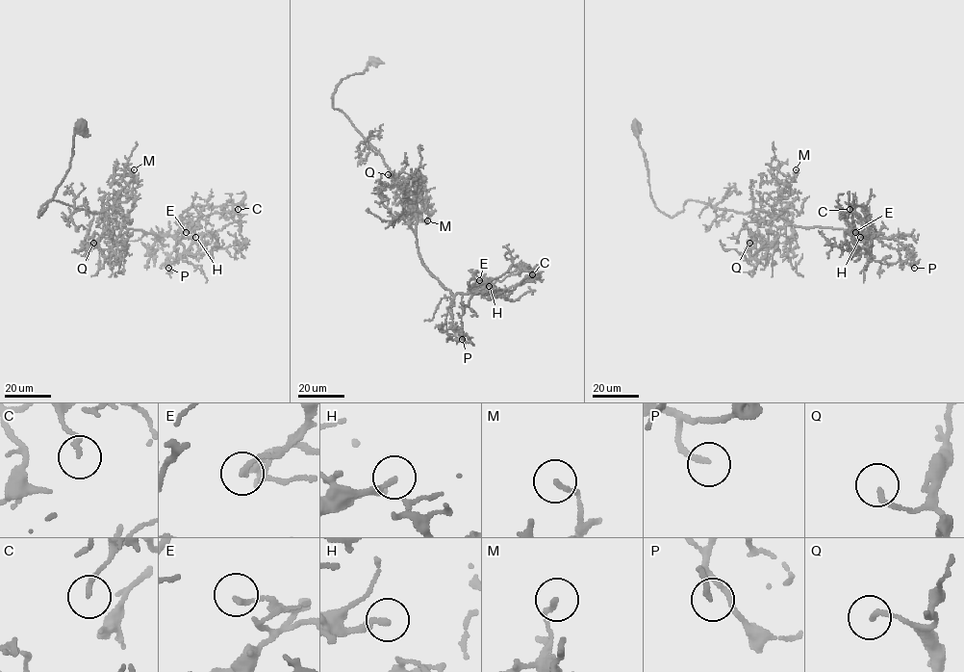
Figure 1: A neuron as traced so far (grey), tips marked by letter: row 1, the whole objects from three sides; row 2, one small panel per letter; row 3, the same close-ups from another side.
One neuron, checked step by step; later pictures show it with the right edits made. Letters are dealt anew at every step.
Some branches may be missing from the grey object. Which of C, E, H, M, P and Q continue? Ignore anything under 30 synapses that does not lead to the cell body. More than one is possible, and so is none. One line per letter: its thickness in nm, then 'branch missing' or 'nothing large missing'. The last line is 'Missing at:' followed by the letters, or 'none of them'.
C: calibre 170 nm; nothing large missing
E: calibre 170 nm; nothing large missing
H: calibre 150 nm; branch missing
M: calibre 170 nm; nothing large missing
P: calibre 180 nm; branch missing
Q: calibre 170 nm; nothing large missing
Missing at: H, P

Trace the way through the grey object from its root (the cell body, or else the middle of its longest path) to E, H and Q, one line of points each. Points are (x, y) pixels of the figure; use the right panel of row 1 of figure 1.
E: (636, 128), (650, 196), (670, 217), (687, 200), (697, 200), (855, 232)
H: (636, 128), (650, 196), (670, 217), (687, 200), (697, 200), (869, 235), (860, 237)
Q: (636, 128), (661, 212), (674, 217), (697, 200), (786, 219), (776, 246), (756, 235), (749, 243)

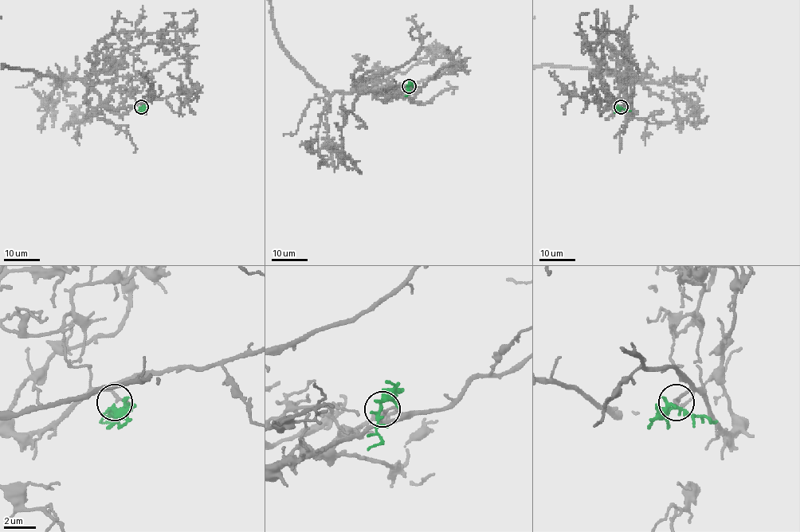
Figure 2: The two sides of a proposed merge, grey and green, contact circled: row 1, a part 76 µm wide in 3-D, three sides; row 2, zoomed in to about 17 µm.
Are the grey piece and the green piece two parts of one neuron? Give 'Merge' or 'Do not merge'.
Merge

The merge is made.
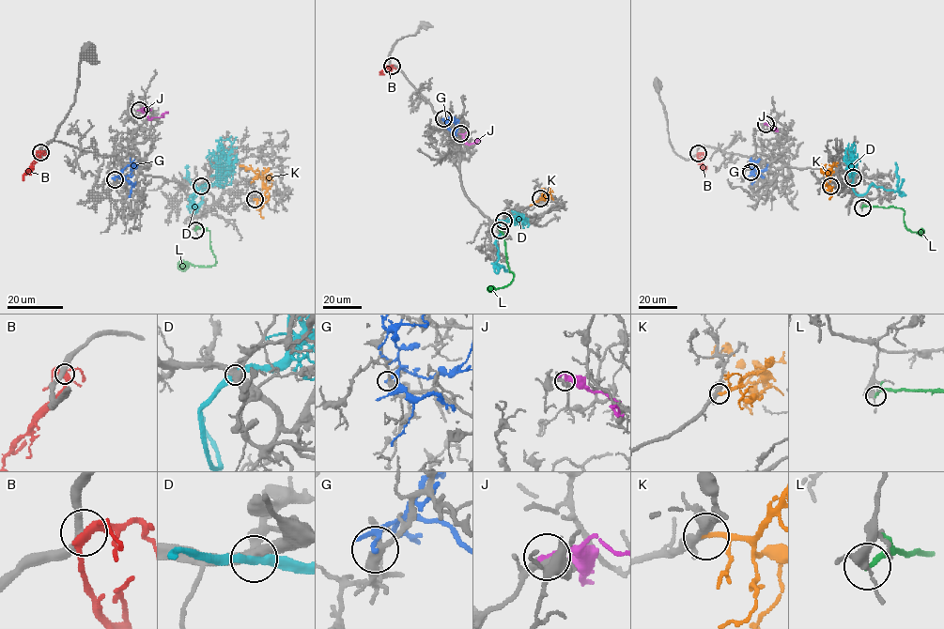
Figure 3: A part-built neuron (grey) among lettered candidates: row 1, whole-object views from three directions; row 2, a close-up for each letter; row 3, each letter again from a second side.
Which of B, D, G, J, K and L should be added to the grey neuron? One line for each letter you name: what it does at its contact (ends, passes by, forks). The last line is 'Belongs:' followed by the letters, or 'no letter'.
K: it ends
Belongs: K

